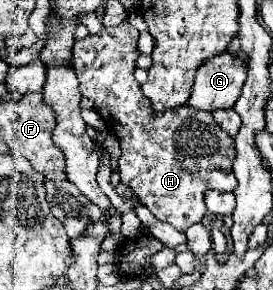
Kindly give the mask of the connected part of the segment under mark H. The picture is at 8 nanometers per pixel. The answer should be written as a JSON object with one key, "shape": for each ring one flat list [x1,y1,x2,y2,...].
{"shape":[[124,21,118,27,106,27,100,37,88,35,84,39,78,39,72,51,72,65,80,79,82,95,94,101,94,109,102,115,108,131,112,131,120,141,120,179,128,187,132,187,140,203,146,205,158,221,166,221,178,231,186,231,190,225,200,223,206,213,202,195,208,187,223,192,232,192,237,187,232,169,236,149,232,137,218,129,214,117,204,111,190,111,190,107,184,105,172,111,164,111,160,115,152,115,152,105,148,103,138,81,134,79,134,63,138,59,138,35,140,33,128,21]]}

